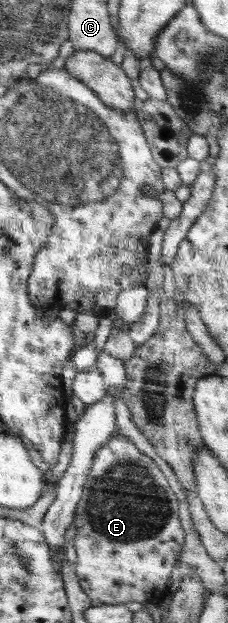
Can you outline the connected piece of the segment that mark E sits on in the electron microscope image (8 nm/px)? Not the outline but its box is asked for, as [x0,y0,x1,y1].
[74,433,185,604]

